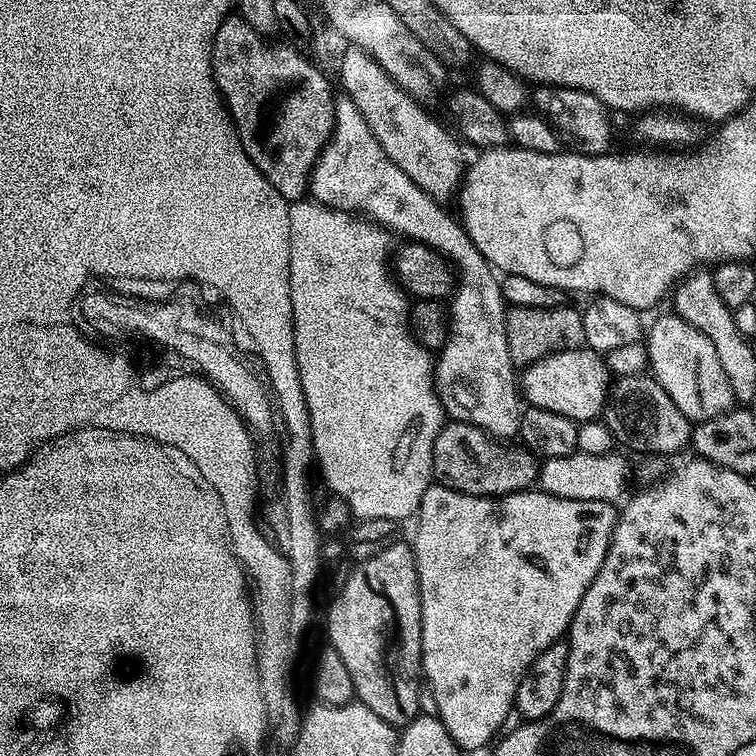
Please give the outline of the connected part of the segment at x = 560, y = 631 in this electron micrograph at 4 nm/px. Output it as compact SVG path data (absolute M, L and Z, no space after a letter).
M433 482L422 494L418 515L415 517L416 537L410 540L412 553L416 556L416 573L420 583L420 605L422 606L422 676L432 688L437 702L437 717L446 726L450 738L459 744L461 749L480 748L492 735L501 731L504 719L514 712L518 682L526 670L542 653L557 643L572 625L574 614L590 590L590 582L598 574L604 561L608 539L611 536L613 505L603 500L575 500L562 498L543 490L525 490L510 492L506 496L477 496L471 492L461 492L455 486L444 482Z

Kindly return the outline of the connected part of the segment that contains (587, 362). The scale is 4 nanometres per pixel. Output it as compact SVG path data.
M587 346L566 350L523 369L522 396L531 407L554 410L577 422L595 421L608 400L608 375L608 362L601 353Z

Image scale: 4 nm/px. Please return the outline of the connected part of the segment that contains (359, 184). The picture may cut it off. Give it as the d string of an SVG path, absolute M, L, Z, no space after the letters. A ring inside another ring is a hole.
M337 99L332 137L312 172L310 191L320 200L332 200L337 196L348 204L357 204L360 210L369 208L372 220L392 230L397 228L402 235L408 236L404 238L436 249L453 265L464 264L460 268L460 276L458 272L458 291L451 297L448 340L439 353L444 359L444 384L456 392L456 400L460 400L460 408L472 416L472 424L500 438L515 437L520 431L522 404L518 399L517 385L516 388L512 385L514 369L506 350L506 301L501 281L498 276L496 280L497 273L491 267L482 269L480 276L472 277L472 268L468 263L474 252L467 231L461 225L459 228L438 203L428 204L428 200L424 200L424 204L420 204L420 200L404 200L404 188L412 188L413 184L382 150L356 101ZM428 208L432 208L432 212L428 212Z

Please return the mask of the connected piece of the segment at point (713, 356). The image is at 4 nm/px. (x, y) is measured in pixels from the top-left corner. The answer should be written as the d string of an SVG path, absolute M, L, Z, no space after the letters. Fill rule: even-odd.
M673 315L670 320L672 328L672 384L670 391L674 398L674 406L686 414L686 418L693 422L709 420L721 416L723 412L730 412L734 407L730 382L726 382L726 374L722 365L718 363L718 354L714 351L714 342L702 330L694 330L680 316Z

